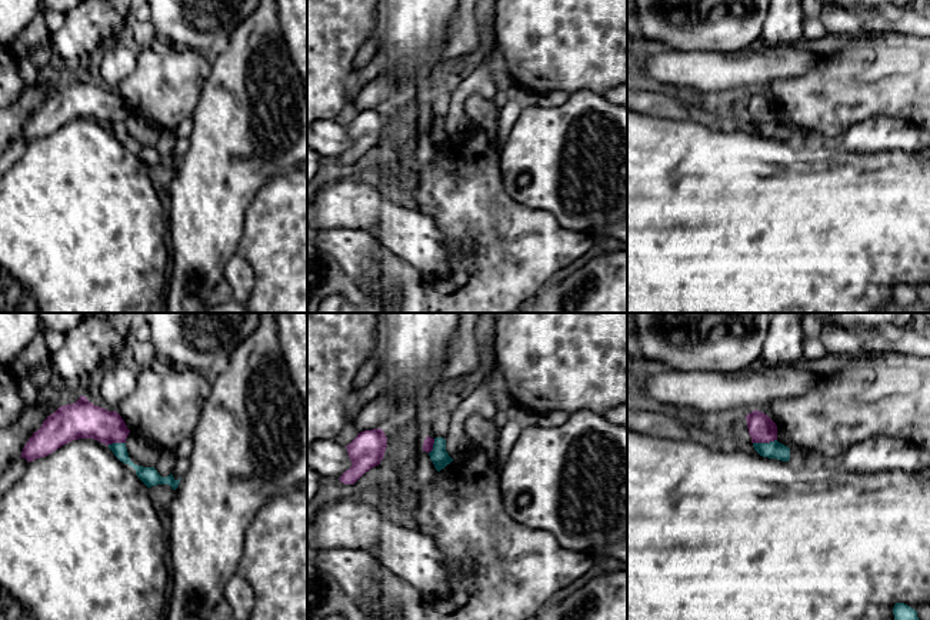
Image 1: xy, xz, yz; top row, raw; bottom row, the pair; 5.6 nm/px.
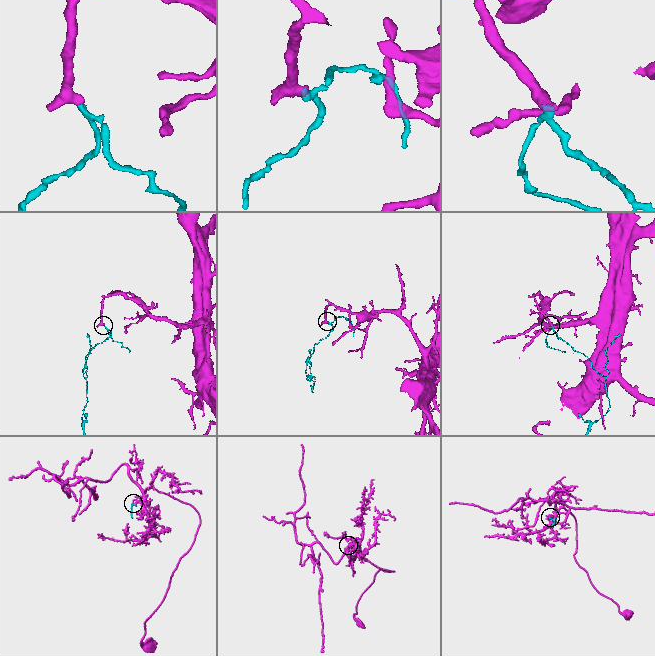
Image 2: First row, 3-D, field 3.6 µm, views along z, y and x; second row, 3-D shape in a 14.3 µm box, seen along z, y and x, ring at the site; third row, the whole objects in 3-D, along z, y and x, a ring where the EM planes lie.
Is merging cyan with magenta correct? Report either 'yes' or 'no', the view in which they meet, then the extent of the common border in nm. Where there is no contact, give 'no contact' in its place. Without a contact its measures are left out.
no | yz | 140 nm

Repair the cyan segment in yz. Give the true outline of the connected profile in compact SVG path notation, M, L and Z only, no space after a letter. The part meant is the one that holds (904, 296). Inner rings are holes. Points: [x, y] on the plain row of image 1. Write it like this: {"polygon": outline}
{"polygon": "M896 283L893 287L894 304L893 307L903 313L919 301L917 291L904 283Z"}

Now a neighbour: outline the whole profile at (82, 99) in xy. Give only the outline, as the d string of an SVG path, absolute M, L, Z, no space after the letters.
M80 76L76 83L61 86L47 96L23 127L20 137L30 143L79 119L94 119L106 126L126 123L129 113L117 91L94 86Z

